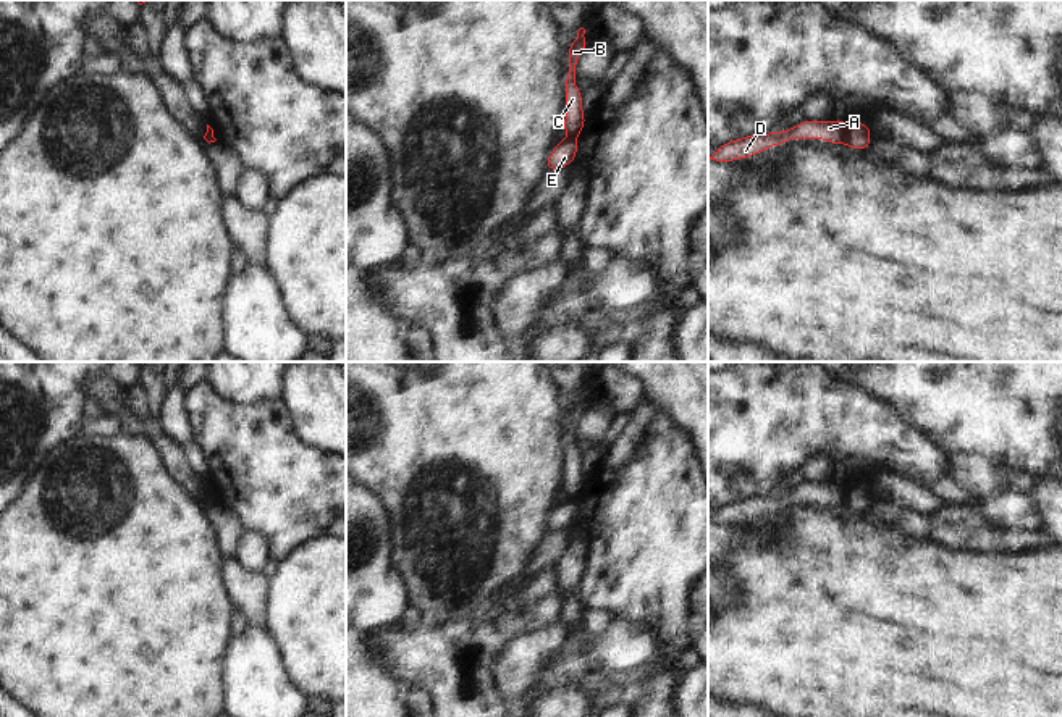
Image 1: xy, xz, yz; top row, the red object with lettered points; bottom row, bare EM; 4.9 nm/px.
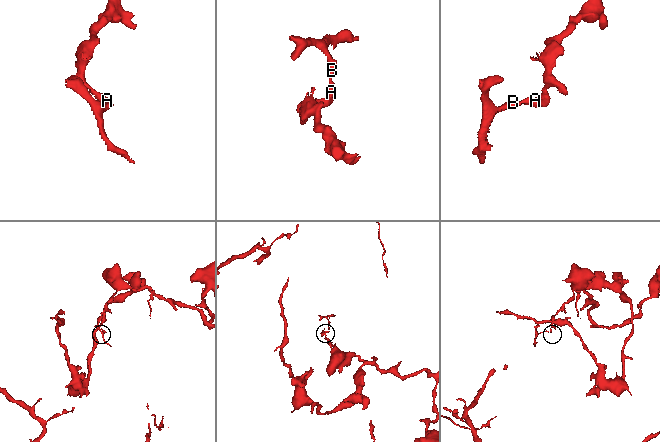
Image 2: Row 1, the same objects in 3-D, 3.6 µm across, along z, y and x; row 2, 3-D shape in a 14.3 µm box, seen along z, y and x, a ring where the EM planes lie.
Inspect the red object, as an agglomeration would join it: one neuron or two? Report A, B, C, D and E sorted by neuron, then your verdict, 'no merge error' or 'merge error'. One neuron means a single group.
A B C D / E; merge error

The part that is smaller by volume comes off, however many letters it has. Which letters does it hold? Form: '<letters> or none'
A, B, C, D

